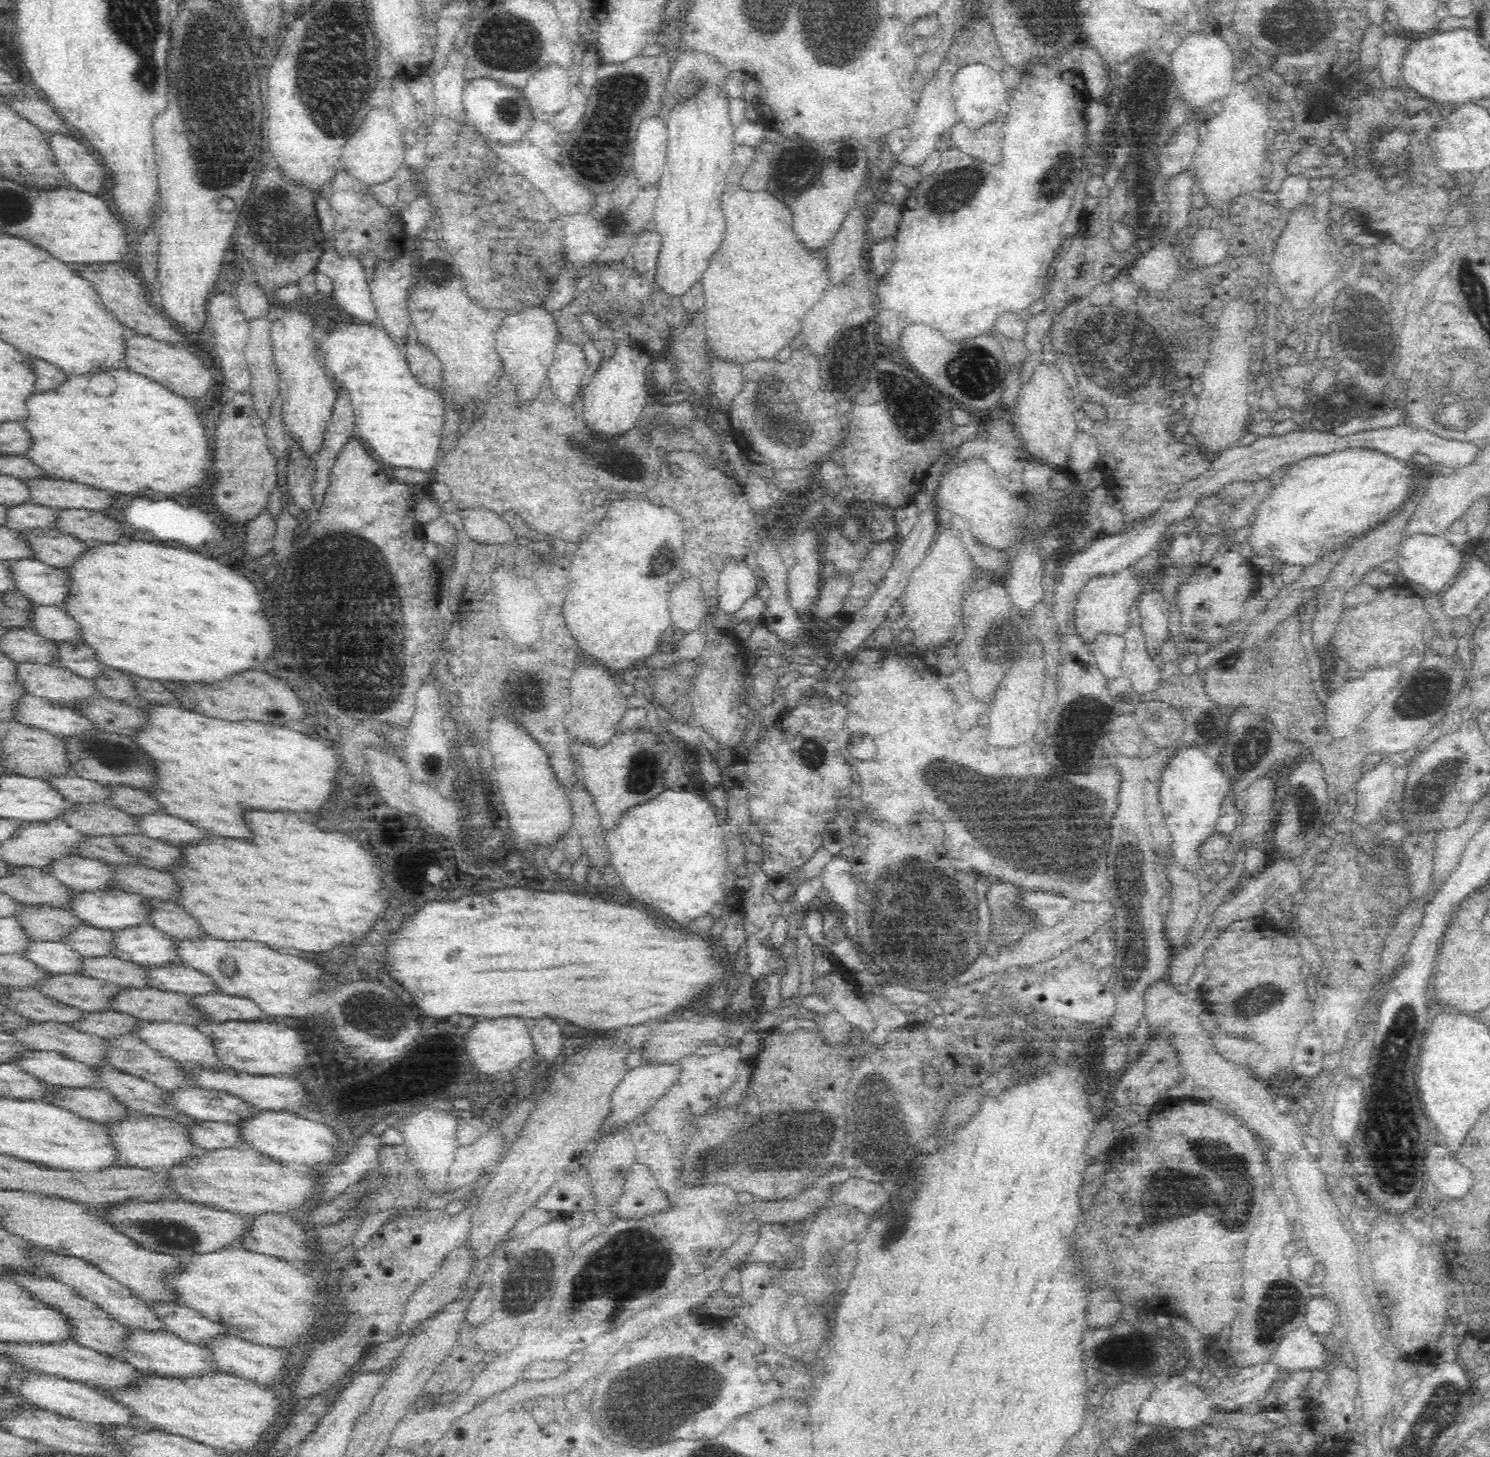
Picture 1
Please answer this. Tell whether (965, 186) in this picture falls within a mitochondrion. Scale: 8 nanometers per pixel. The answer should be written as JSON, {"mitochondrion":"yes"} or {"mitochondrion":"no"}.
{"mitochondrion":"yes"}

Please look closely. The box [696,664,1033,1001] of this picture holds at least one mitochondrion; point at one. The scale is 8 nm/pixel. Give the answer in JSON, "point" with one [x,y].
{"point":[889,923]}

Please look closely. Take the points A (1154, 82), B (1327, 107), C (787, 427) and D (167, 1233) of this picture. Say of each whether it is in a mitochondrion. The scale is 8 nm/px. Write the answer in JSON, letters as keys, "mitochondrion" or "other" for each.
{"A":"other","B":"other","C":"mitochondrion","D":"mitochondrion"}

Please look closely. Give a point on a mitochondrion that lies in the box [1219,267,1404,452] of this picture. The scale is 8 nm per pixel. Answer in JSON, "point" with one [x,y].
{"point":[1360,332]}

